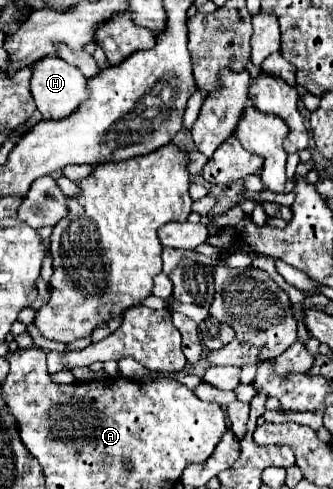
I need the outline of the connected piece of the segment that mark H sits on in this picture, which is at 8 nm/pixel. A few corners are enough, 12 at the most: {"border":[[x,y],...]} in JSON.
{"border":[[60,57],[32,65],[44,119],[64,119],[86,99],[86,77]]}

